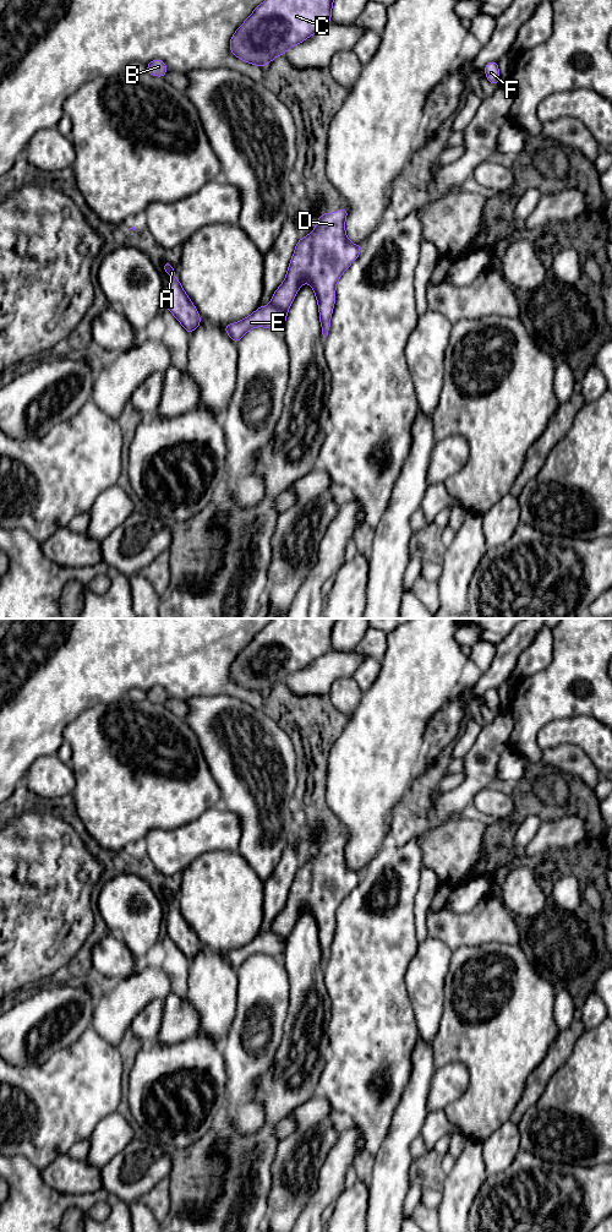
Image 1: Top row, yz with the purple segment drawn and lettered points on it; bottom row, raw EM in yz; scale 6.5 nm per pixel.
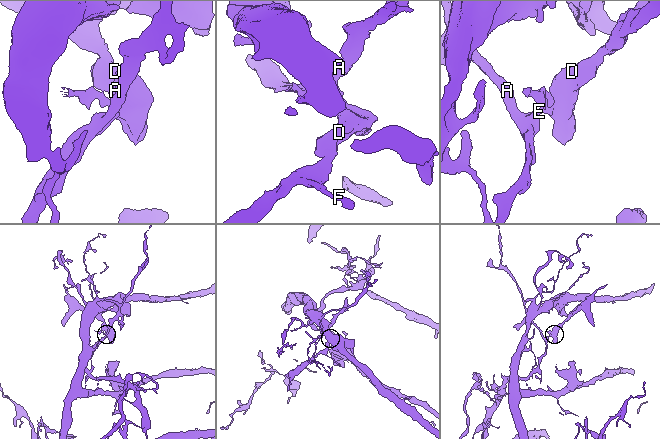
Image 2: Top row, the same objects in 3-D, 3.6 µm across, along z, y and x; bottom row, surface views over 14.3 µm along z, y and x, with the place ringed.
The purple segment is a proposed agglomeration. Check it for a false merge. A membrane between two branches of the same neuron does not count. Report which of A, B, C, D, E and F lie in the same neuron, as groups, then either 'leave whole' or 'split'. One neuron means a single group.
groups A B C E / D F; split

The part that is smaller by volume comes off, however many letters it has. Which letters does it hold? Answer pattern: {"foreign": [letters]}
{"foreign": ["D", "F"]}

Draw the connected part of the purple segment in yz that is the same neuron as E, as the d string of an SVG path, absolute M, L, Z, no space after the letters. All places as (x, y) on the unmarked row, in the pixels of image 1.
M259 933L248 944L231 952L224 953L224 958L234 970L237 970L250 956L267 954L275 959L283 959L286 942L277 933Z

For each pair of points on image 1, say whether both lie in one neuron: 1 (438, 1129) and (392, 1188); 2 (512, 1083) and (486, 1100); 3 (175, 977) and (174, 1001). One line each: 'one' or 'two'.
1: two
2: one
3: two

